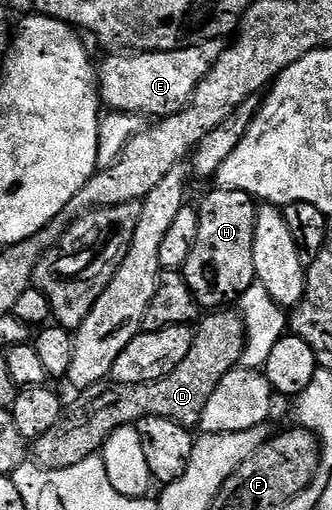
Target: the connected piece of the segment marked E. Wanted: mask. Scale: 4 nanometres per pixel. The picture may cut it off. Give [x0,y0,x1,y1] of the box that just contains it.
[97,38,225,120]

